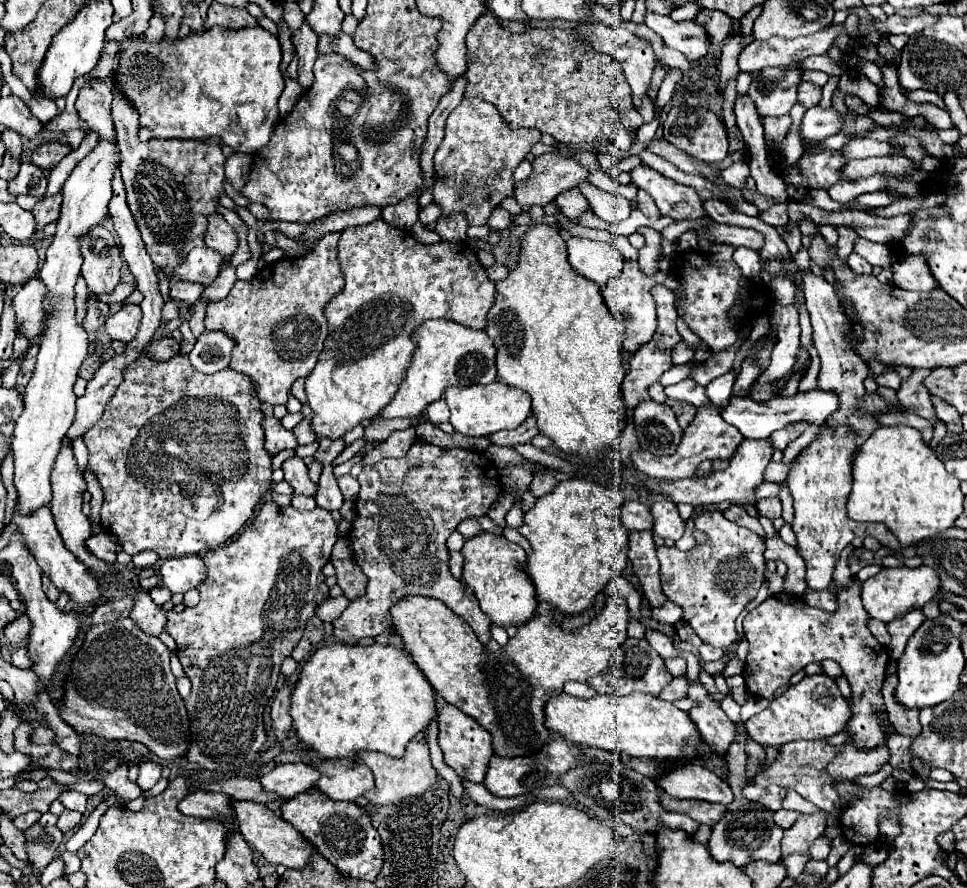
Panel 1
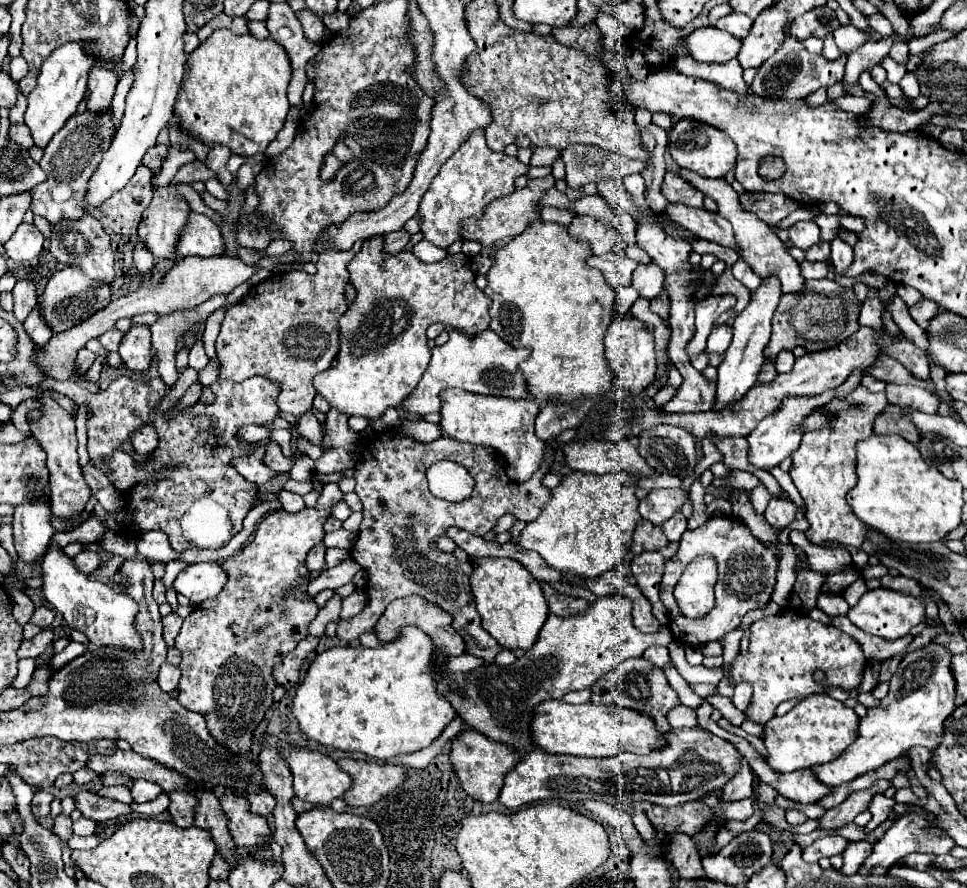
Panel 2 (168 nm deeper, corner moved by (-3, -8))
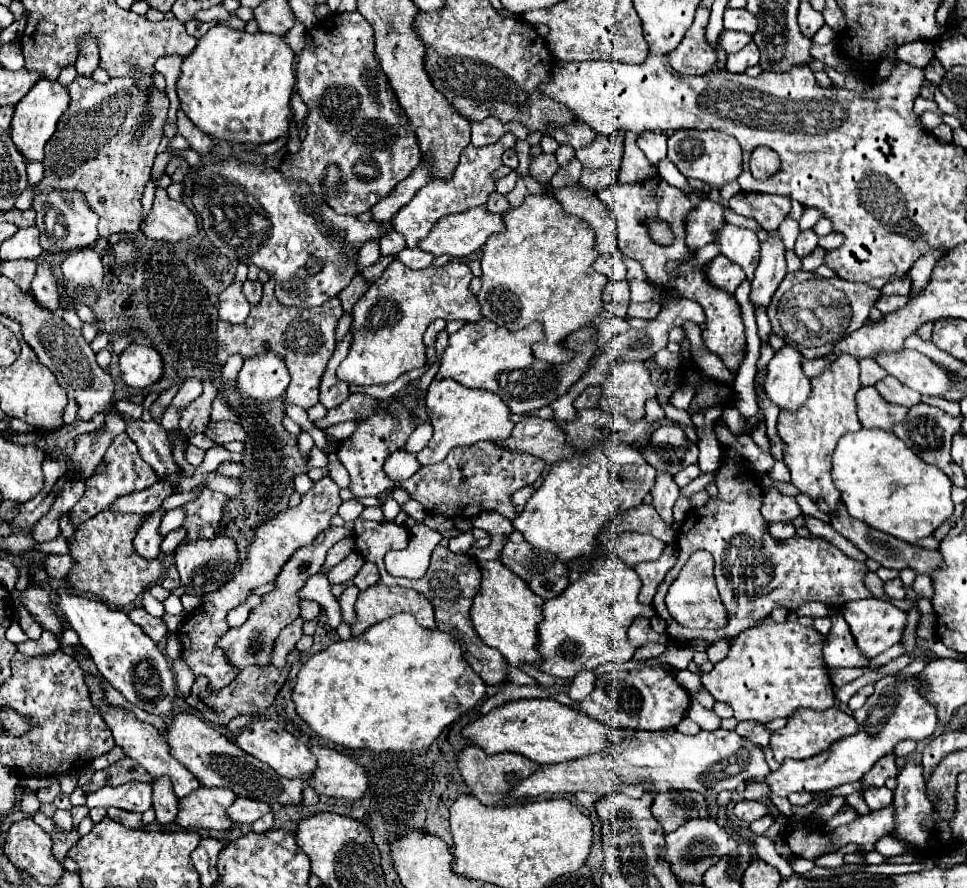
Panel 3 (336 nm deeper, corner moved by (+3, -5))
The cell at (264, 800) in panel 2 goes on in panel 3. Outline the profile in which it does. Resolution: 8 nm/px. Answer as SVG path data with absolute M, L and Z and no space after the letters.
M236 798L234 804L228 808L228 814L234 824L254 824L258 818L262 818L270 810L272 808L264 802L256 802L250 798Z

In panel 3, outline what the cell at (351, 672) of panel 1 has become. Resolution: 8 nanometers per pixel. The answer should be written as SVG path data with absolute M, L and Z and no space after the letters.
M396 614L356 638L338 640L330 648L314 654L298 674L292 698L298 716L322 738L346 748L402 752L426 748L448 724L474 708L484 694L486 684L466 664L454 636L438 628L422 628L412 614Z

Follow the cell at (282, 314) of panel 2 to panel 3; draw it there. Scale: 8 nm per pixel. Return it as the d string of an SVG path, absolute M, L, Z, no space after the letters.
M268 280L264 284L264 296L260 304L252 306L252 312L244 324L230 324L218 320L218 346L216 346L218 362L224 364L226 358L232 354L242 354L244 358L266 352L282 354L292 376L284 400L298 404L302 408L312 408L314 404L320 402L318 400L320 378L336 346L336 326L340 316L342 316L342 306L340 300L336 298L328 300L324 306L318 308L308 308L308 310L286 308L278 304L278 300L274 298L274 280Z

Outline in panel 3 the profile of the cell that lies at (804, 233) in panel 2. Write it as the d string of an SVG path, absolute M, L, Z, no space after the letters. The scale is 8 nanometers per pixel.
M806 230L806 232L800 232L798 234L794 252L796 252L798 258L804 258L804 256L812 254L816 250L816 246L818 246L818 236L812 230Z

